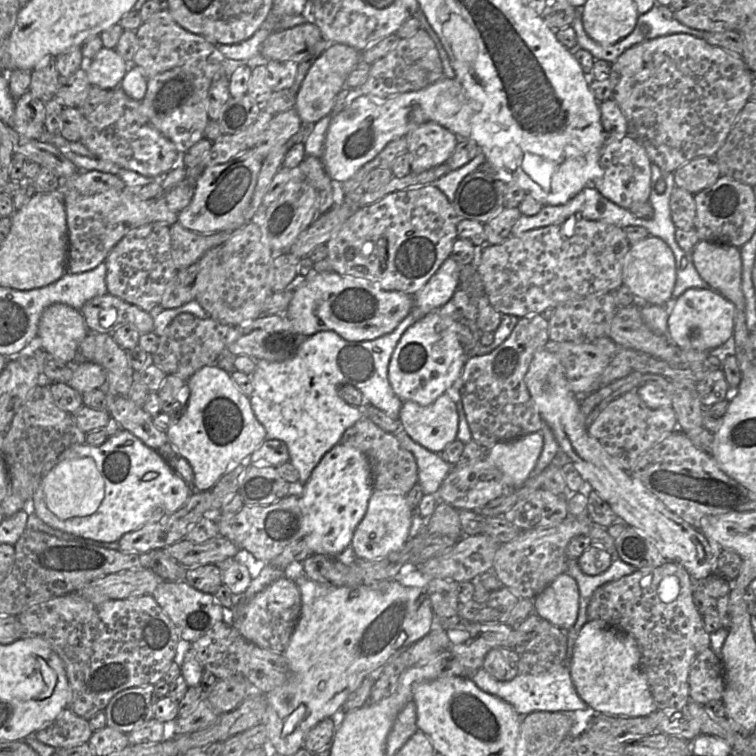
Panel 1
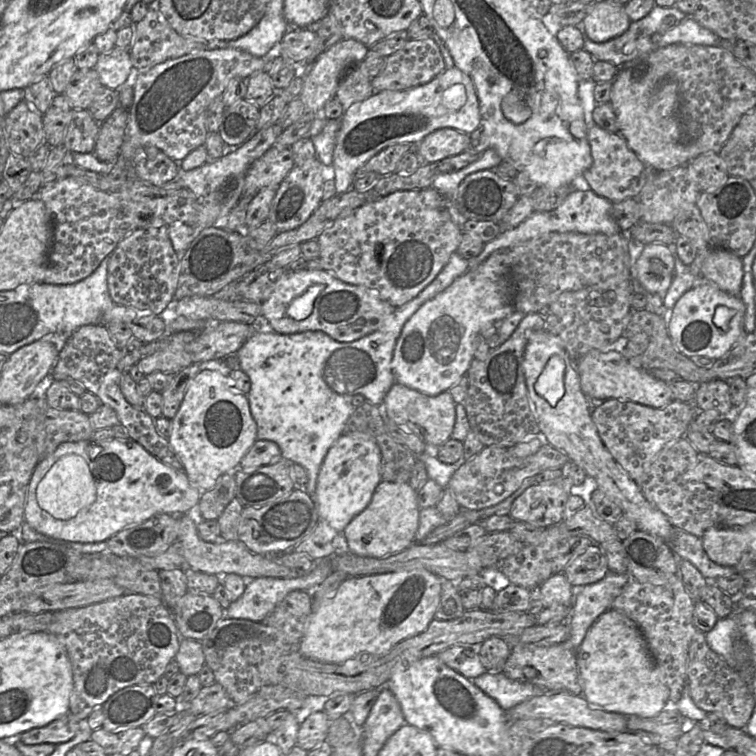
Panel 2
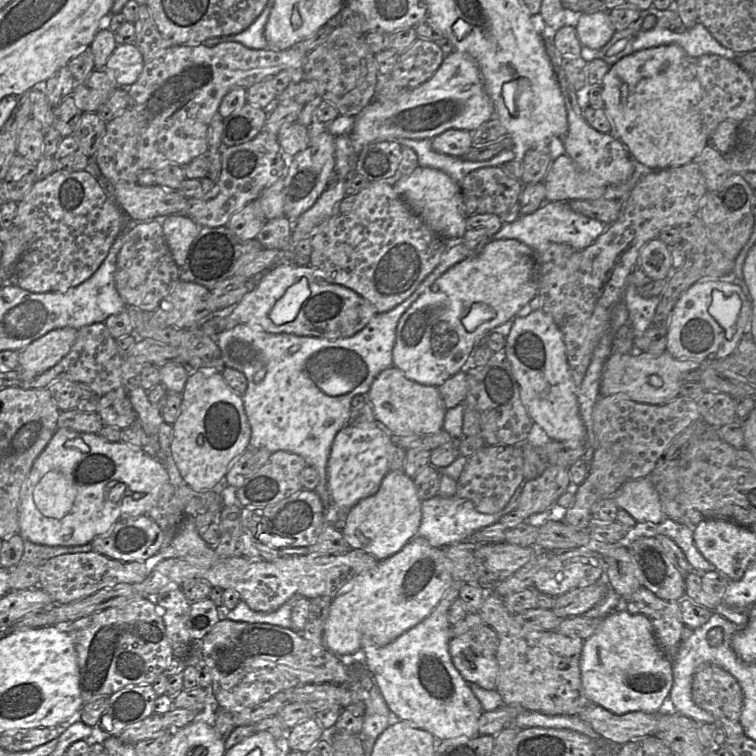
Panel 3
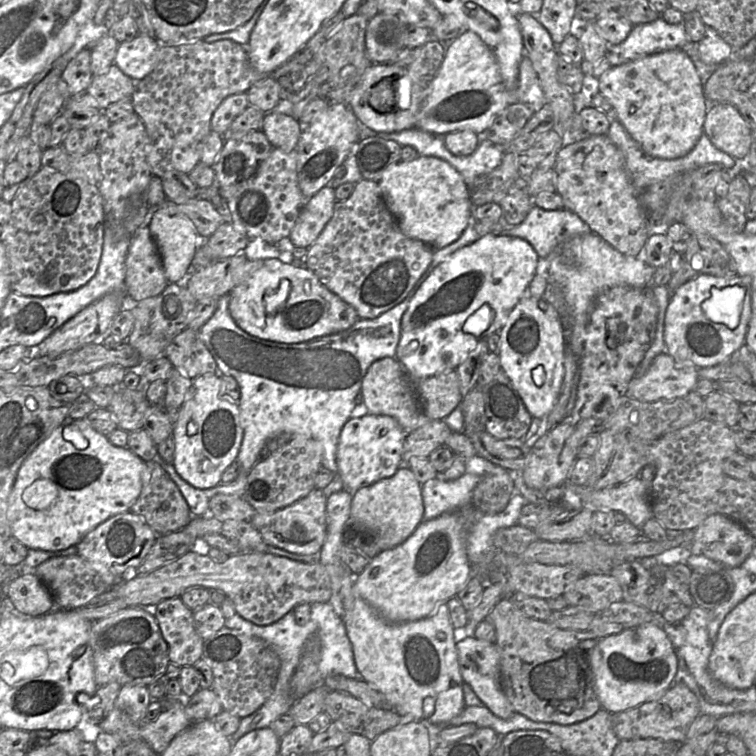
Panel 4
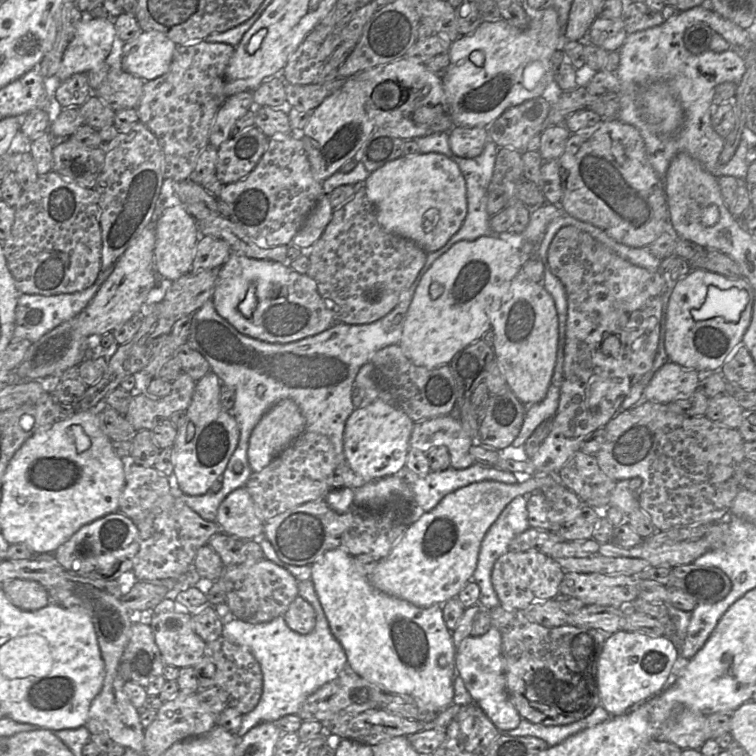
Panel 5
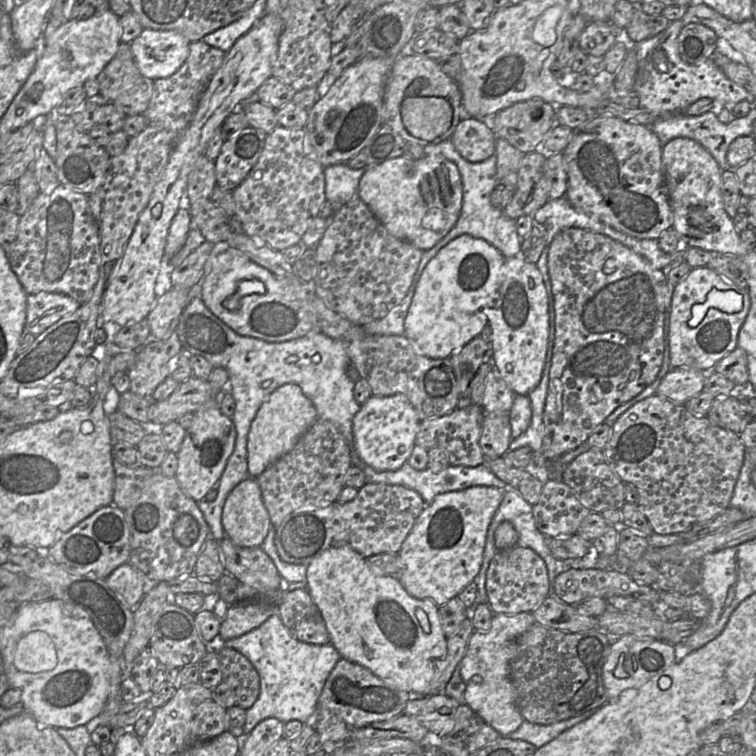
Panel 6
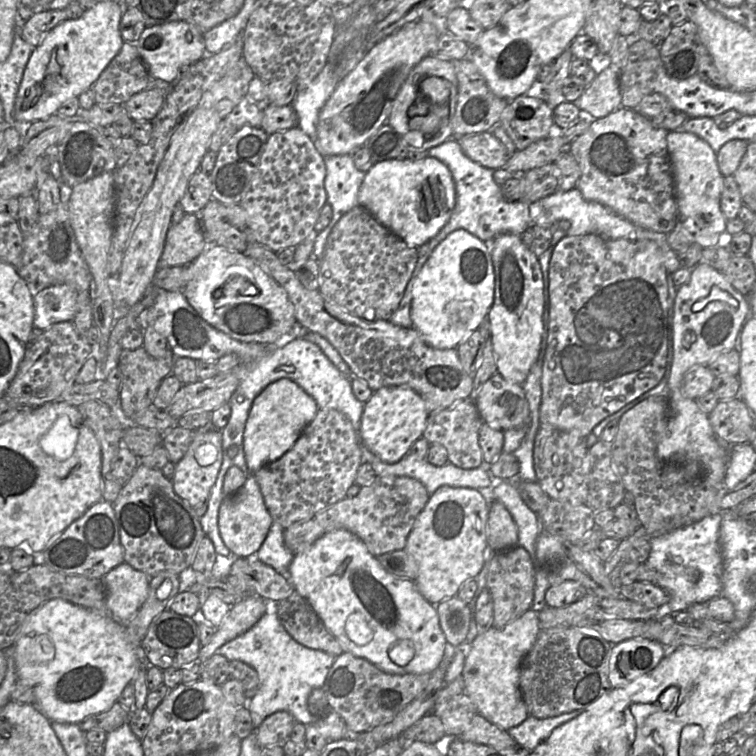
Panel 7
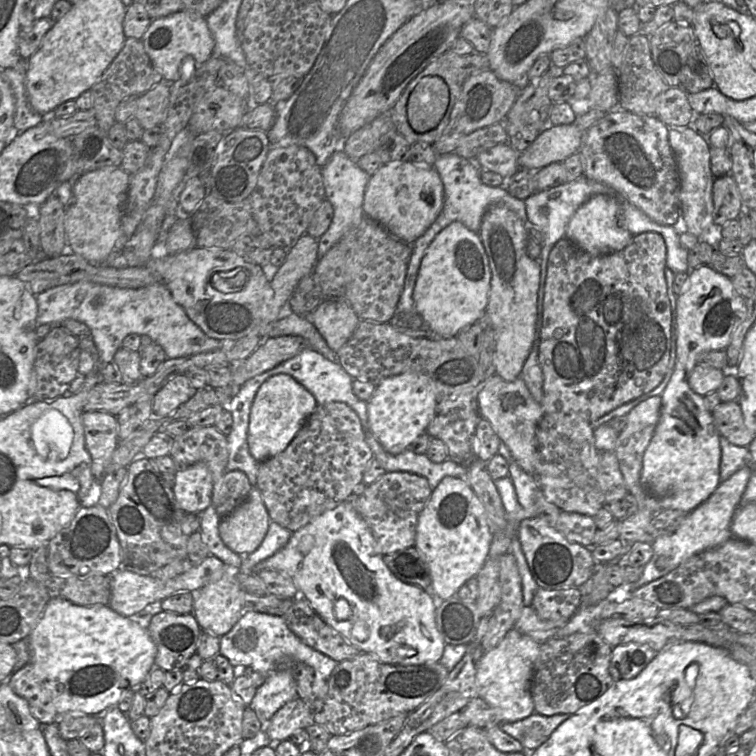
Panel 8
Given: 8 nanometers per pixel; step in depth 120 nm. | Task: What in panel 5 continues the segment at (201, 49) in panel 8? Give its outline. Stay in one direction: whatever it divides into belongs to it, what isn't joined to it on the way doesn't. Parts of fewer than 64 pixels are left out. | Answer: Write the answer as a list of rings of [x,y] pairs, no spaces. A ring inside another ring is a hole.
[[[141,31],[122,48],[121,64],[128,73],[143,81],[168,72],[176,44],[159,31]]]

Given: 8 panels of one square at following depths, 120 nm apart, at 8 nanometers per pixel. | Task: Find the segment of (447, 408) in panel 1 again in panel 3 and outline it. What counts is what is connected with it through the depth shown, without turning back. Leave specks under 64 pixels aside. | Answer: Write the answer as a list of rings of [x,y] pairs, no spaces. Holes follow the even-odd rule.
[[[394,366],[383,370],[374,379],[367,399],[373,406],[375,421],[391,435],[433,434],[443,429],[447,409],[438,388],[410,380]]]

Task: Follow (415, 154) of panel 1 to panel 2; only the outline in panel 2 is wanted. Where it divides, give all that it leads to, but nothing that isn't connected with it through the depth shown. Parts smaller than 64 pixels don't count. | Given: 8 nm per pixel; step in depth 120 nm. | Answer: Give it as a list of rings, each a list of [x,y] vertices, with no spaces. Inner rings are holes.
[[[440,128],[425,136],[415,147],[422,163],[433,163],[466,151],[469,134],[453,128]]]

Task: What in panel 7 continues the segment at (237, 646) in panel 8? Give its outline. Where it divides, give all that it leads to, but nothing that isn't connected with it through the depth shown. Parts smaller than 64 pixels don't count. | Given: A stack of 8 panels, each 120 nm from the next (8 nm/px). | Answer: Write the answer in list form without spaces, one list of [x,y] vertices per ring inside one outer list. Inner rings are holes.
[[[274,605],[252,628],[225,643],[216,653],[229,661],[242,661],[253,667],[258,673],[259,690],[247,702],[254,731],[266,717],[277,711],[289,712],[297,722],[304,725],[314,723],[315,717],[308,709],[308,697],[314,689],[324,686],[326,676],[336,657],[296,642],[280,622]]]

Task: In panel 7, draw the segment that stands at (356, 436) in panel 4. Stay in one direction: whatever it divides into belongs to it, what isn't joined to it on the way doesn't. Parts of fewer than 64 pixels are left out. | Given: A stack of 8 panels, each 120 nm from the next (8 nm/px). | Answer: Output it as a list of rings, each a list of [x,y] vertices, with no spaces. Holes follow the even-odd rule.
[[[407,386],[383,387],[364,404],[361,435],[365,446],[380,460],[393,464],[409,454],[413,443],[423,436],[429,412],[417,392]]]

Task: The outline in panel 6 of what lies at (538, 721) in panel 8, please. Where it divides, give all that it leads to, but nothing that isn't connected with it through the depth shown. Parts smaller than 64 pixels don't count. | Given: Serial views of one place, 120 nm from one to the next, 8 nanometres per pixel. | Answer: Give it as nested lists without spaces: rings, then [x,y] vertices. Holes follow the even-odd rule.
[[[590,709],[580,715],[548,725],[540,725],[524,719],[521,726],[507,737],[513,740],[524,740],[540,748],[555,739],[565,730],[585,721],[596,711],[597,709]]]

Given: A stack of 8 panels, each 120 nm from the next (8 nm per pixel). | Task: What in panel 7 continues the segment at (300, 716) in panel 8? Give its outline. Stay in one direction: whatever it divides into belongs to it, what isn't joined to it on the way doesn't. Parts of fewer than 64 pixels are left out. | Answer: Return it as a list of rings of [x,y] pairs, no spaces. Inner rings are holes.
[[[277,711],[266,717],[256,729],[256,736],[262,748],[278,745],[289,739],[296,720],[287,711]]]

